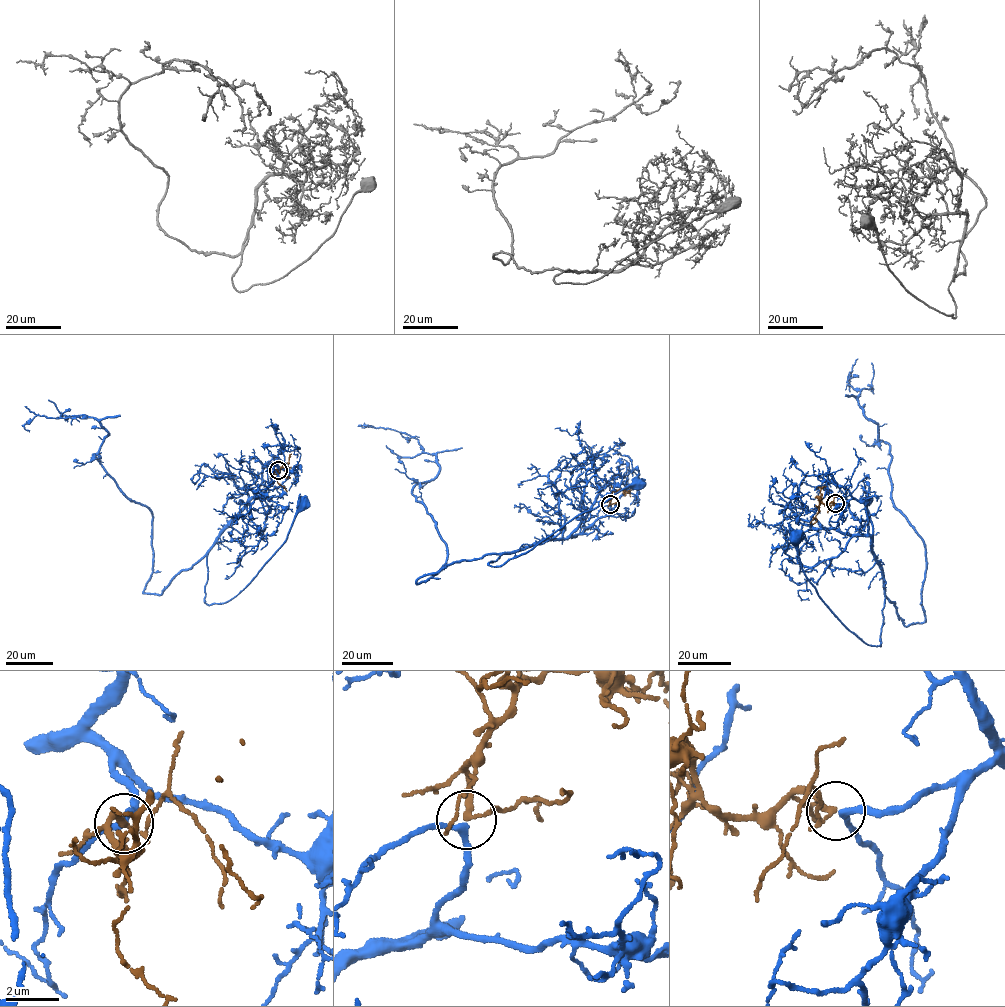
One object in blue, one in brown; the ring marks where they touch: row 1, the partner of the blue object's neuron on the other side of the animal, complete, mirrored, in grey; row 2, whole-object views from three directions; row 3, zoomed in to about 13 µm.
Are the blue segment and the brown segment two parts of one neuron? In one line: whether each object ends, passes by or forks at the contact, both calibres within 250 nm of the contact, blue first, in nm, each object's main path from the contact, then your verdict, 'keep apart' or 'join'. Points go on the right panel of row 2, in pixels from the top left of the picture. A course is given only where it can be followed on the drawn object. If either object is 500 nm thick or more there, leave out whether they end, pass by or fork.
blue passes by | brown forks | 240/150 nm | blue via (836, 504), (854, 497), (864, 504), (884, 588), (880, 646), (866, 644), (820, 598), (805, 575), (793, 536) | brown via (835, 504), (831, 501), (825, 504), (819, 498), (820, 489), (827, 487) | join

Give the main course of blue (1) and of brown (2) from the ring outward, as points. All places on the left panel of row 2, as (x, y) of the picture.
1: (278, 470), (264, 467), (255, 496), (208, 553), (204, 602), (227, 602), (250, 582), (302, 503)
2: (277, 471), (278, 474), (288, 464), (291, 454)

